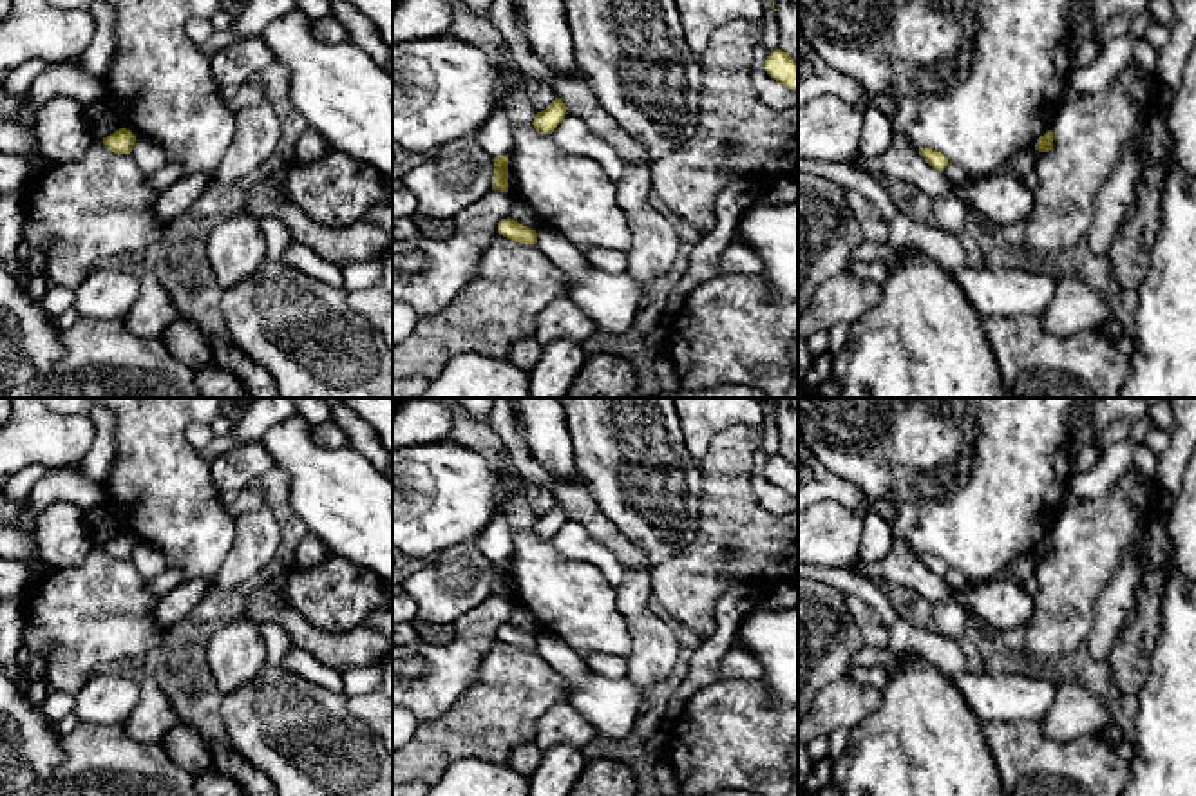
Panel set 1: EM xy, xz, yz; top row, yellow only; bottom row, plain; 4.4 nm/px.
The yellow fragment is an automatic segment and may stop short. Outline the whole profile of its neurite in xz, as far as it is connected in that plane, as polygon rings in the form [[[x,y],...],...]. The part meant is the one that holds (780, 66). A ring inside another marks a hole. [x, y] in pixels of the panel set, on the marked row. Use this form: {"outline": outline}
{"outline": [[[774,49],[765,60],[771,78],[798,94],[798,63],[782,49]]]}

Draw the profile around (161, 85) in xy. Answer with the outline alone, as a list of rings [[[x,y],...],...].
[[[103,0],[116,13],[114,52],[101,78],[105,101],[136,137],[157,141],[168,163],[185,168],[185,175],[214,175],[235,134],[235,114],[217,85],[210,56],[204,56],[185,33],[192,18],[212,18],[223,11],[223,0]]]

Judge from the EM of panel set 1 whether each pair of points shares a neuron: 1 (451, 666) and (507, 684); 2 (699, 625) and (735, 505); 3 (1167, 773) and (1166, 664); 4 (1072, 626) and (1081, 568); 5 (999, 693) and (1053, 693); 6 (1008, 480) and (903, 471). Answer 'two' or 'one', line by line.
1: two
2: one
3: one
4: one
5: one
6: one

